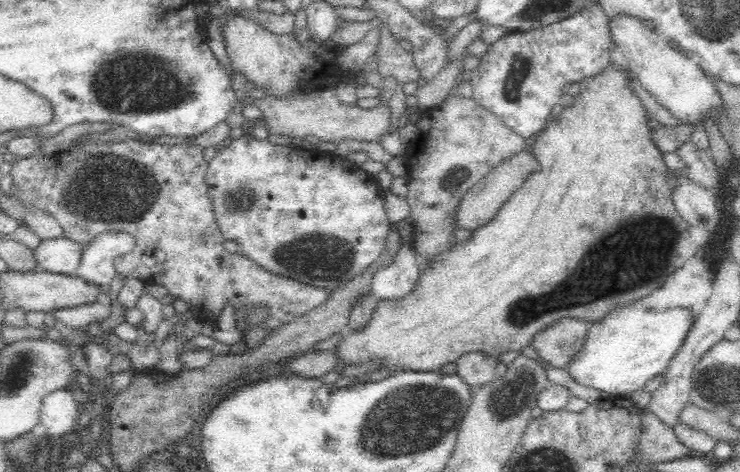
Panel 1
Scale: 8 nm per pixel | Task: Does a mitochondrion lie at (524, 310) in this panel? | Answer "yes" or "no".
yes

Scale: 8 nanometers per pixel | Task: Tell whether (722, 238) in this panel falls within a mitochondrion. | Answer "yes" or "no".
no

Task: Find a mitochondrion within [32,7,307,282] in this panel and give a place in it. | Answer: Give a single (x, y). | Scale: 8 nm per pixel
(108, 187)

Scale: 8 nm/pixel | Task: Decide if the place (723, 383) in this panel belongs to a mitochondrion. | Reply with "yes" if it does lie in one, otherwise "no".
yes

